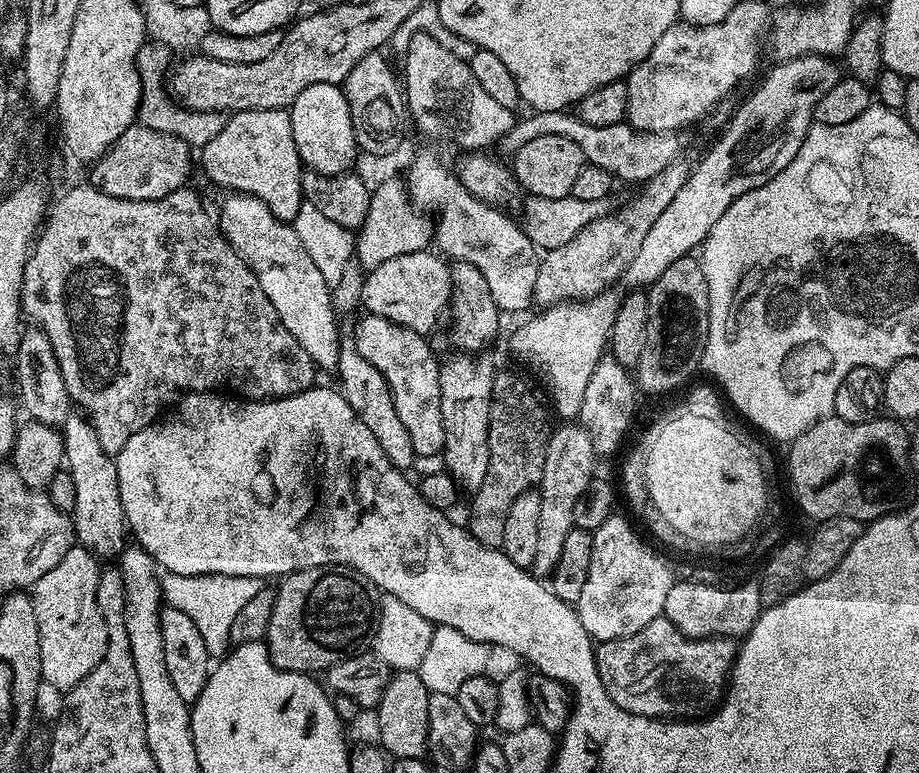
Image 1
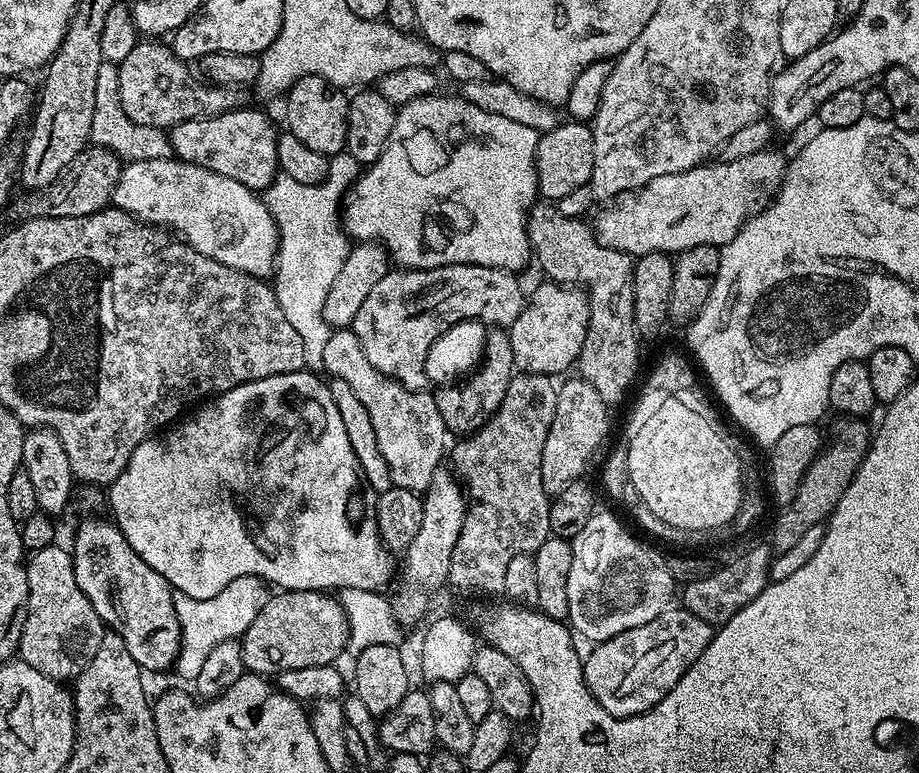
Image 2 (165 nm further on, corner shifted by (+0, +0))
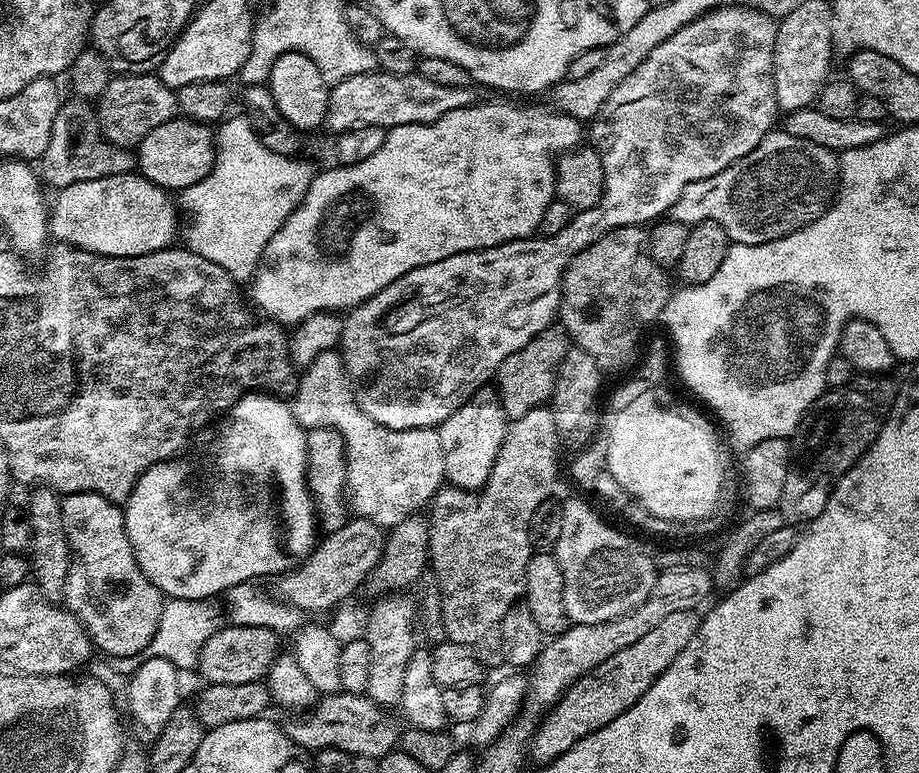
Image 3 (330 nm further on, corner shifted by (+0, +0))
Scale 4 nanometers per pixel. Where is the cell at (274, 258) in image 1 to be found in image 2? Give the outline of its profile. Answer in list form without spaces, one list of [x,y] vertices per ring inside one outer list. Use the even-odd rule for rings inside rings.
[[[175,158],[134,160],[120,169],[112,204],[136,219],[171,230],[191,248],[227,268],[268,278],[276,266],[280,235],[268,205],[252,189]]]

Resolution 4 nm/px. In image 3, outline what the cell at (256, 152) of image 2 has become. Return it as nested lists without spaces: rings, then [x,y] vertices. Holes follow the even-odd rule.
[[[173,118],[162,122],[162,126],[154,126],[154,130],[142,138],[134,155],[139,175],[154,182],[159,188],[183,190],[210,174],[214,159],[214,132],[209,125],[199,124],[196,120]]]

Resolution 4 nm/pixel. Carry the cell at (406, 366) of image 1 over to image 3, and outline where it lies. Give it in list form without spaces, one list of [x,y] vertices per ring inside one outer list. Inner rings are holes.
[[[333,350],[330,352],[318,354],[310,364],[303,369],[302,375],[299,377],[294,393],[294,411],[296,413],[296,421],[306,429],[313,428],[332,428],[335,432],[340,433],[340,437],[344,439],[344,479],[346,481],[346,500],[352,503],[352,508],[357,517],[361,520],[369,520],[374,522],[385,530],[391,530],[398,522],[402,522],[408,516],[417,515],[421,511],[420,508],[429,503],[432,497],[440,491],[445,483],[444,478],[444,459],[442,458],[442,438],[439,431],[435,428],[415,428],[414,430],[390,430],[386,426],[382,426],[378,422],[374,422],[374,418],[370,418],[364,413],[360,404],[356,400],[356,394],[352,386],[352,380],[348,376],[348,371],[344,368],[344,358],[339,351]]]

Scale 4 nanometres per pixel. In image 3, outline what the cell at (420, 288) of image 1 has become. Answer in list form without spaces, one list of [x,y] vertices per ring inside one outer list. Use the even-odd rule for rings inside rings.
[[[741,6],[715,8],[712,12],[705,13],[704,16],[698,17],[688,25],[683,25],[677,33],[671,34],[670,38],[666,38],[661,45],[651,50],[645,61],[632,74],[622,79],[622,82],[618,82],[614,94],[610,94],[610,98],[606,98],[602,110],[596,115],[595,120],[591,121],[592,140],[590,140],[590,144],[602,158],[602,170],[604,171],[604,193],[593,208],[579,209],[573,215],[572,221],[553,236],[511,240],[493,248],[454,254],[450,258],[442,258],[442,262],[430,262],[426,266],[418,266],[414,270],[402,274],[402,278],[390,282],[390,286],[386,286],[378,294],[374,294],[366,302],[362,302],[357,308],[351,309],[347,313],[348,318],[346,316],[343,321],[338,348],[343,355],[344,368],[352,380],[356,400],[360,404],[361,410],[370,418],[374,418],[374,422],[378,422],[390,430],[439,429],[443,420],[450,418],[450,414],[454,414],[454,410],[461,408],[479,388],[485,387],[491,381],[488,380],[491,376],[493,379],[499,373],[502,362],[506,362],[506,358],[510,358],[510,354],[522,350],[522,346],[526,346],[526,342],[530,342],[547,328],[553,327],[560,310],[564,272],[580,251],[586,250],[592,243],[598,242],[600,238],[610,234],[615,228],[625,228],[631,224],[651,225],[665,214],[671,213],[674,202],[678,202],[682,190],[686,190],[686,186],[690,186],[690,182],[702,182],[702,178],[710,178],[714,174],[726,170],[746,154],[750,154],[750,150],[754,150],[754,146],[758,146],[762,142],[762,138],[766,138],[778,124],[774,74],[772,73],[776,26],[777,21],[766,13]]]

